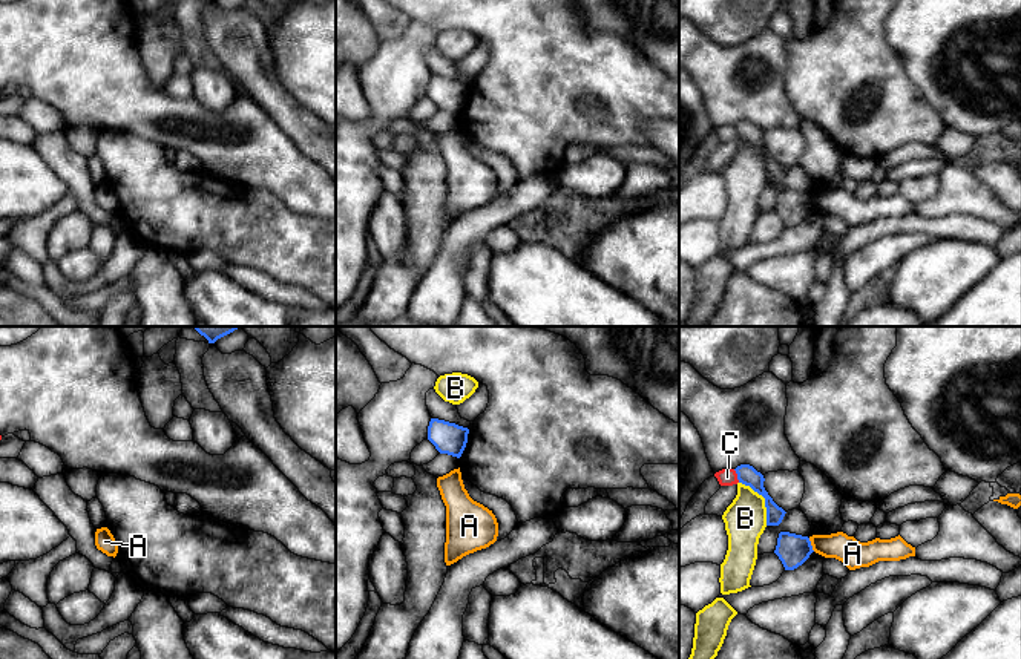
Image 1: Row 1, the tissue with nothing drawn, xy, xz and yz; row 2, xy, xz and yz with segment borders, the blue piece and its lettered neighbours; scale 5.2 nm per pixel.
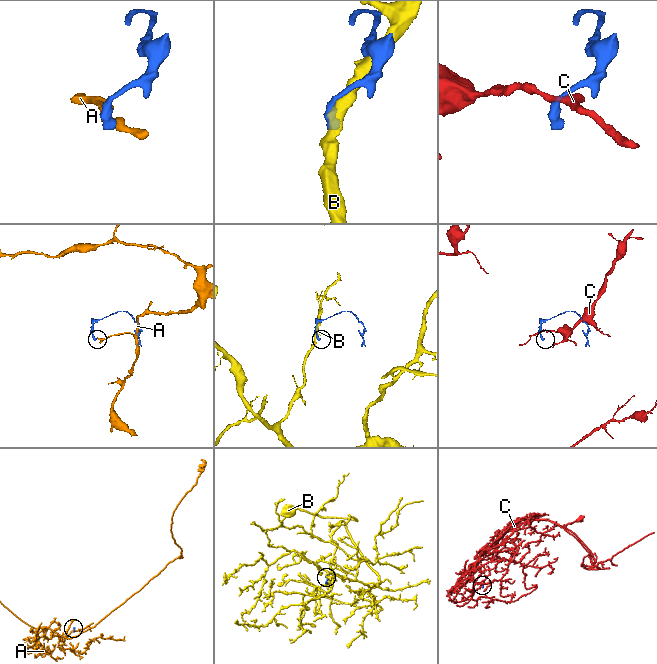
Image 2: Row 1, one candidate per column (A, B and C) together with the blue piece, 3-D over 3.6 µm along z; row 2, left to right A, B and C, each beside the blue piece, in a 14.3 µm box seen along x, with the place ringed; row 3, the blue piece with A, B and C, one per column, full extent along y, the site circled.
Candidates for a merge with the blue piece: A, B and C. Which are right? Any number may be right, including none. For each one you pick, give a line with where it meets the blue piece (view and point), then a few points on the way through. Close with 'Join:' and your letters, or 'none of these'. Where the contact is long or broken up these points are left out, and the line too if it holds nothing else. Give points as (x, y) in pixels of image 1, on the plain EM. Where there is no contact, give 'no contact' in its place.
Join: none of these

